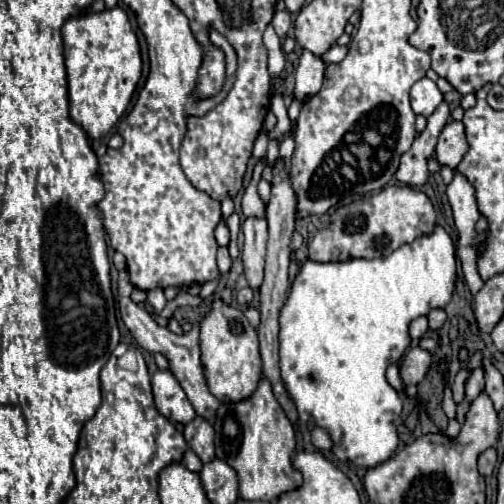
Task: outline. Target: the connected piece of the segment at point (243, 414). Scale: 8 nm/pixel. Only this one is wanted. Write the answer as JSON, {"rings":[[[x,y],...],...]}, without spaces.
{"rings":[[[261,377],[257,389],[247,399],[241,399],[237,403],[221,403],[221,407],[217,409],[213,427],[215,427],[215,455],[237,471],[239,497],[243,497],[247,501],[259,499],[259,501],[277,503],[281,493],[291,491],[293,487],[301,485],[301,473],[293,471],[293,465],[291,465],[291,453],[295,449],[295,431],[293,431],[293,425],[289,423],[289,419],[285,417],[279,401],[275,399],[267,377]]]}

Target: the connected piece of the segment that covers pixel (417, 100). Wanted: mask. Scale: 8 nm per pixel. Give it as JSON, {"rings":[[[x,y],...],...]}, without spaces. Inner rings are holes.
{"rings":[[[429,77],[419,79],[411,89],[411,107],[417,115],[429,117],[441,101],[443,101],[443,93],[437,89],[435,81],[431,81]]]}

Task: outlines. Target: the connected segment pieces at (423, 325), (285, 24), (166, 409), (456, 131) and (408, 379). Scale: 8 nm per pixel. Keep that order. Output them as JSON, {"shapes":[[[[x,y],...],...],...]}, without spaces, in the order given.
{"shapes":[[[[417,317],[417,319],[409,325],[409,335],[411,335],[411,339],[417,343],[417,341],[425,335],[427,329],[429,329],[429,327],[427,327],[427,317]]],[[[277,11],[275,17],[273,17],[273,27],[275,27],[275,33],[279,35],[279,39],[283,39],[291,27],[291,17],[289,17],[289,11]]],[[[157,371],[151,379],[151,385],[155,407],[157,411],[161,411],[161,415],[165,415],[169,421],[179,421],[183,425],[195,419],[197,413],[171,371]]],[[[449,121],[437,143],[437,161],[447,167],[457,167],[457,163],[467,153],[469,145],[465,139],[465,127],[461,121]]],[[[411,347],[405,353],[405,357],[401,361],[401,369],[399,369],[403,383],[405,385],[419,385],[425,379],[427,371],[431,367],[431,361],[433,361],[433,357],[429,351],[425,351],[421,347]]]]}

